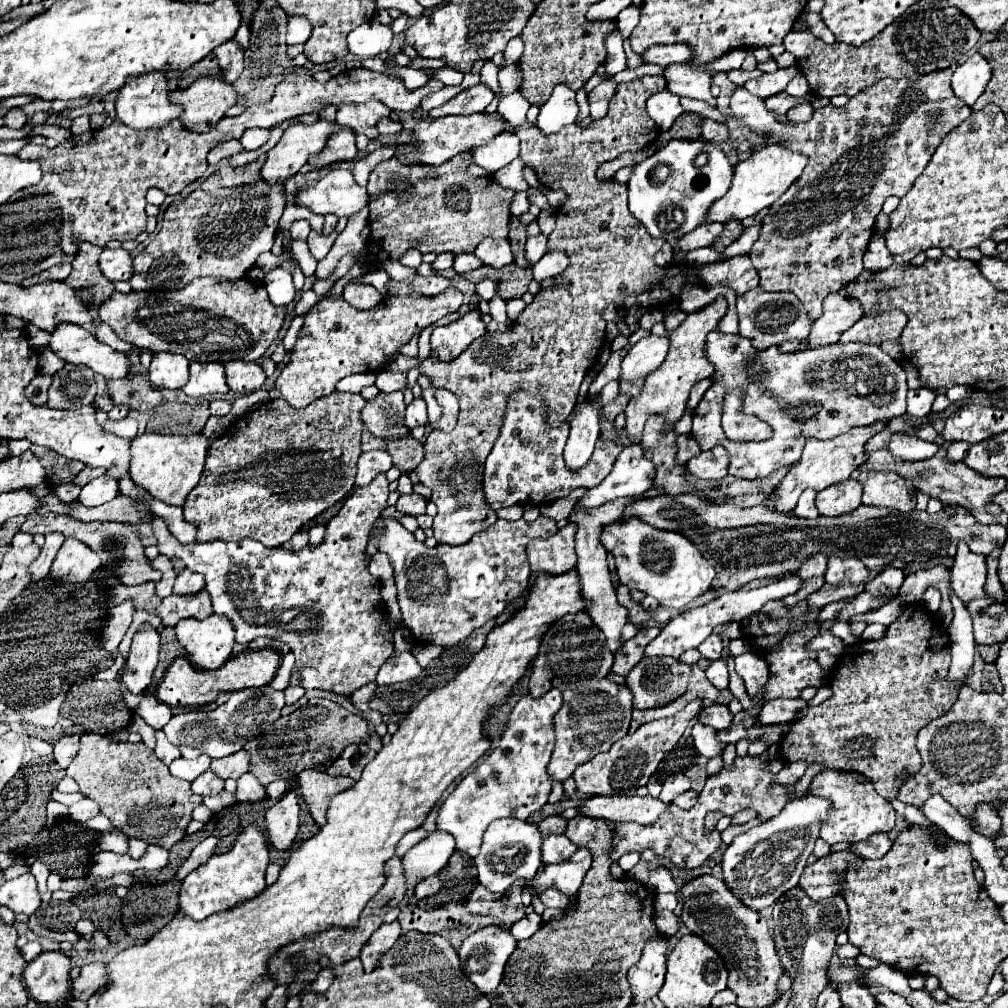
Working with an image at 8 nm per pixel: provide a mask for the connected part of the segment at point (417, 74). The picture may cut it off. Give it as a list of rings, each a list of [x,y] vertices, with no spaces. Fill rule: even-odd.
[[[387,57],[387,59],[385,59],[385,65],[403,79],[407,91],[425,85],[427,79],[429,79],[429,77],[425,75],[425,71],[417,71],[417,69],[411,69],[411,67],[401,67],[401,65],[397,65],[397,63],[393,61],[393,57]]]

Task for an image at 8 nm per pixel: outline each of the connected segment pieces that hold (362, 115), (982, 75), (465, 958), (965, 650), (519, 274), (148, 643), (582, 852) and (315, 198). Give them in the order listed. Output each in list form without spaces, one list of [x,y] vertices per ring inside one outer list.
[[[367,101],[367,103],[343,103],[337,105],[337,121],[343,127],[353,129],[355,133],[363,133],[369,139],[379,137],[377,121],[383,117],[389,117],[391,109],[383,105],[381,101]]]
[[[973,55],[955,69],[951,87],[955,95],[959,95],[969,107],[972,107],[985,91],[989,77],[991,77],[991,65],[981,55]]]
[[[497,925],[483,927],[483,929],[471,933],[469,937],[465,937],[465,941],[461,943],[461,949],[459,949],[461,969],[471,979],[471,983],[475,983],[479,993],[489,995],[499,985],[499,981],[503,977],[503,967],[505,967],[509,955],[513,953],[513,949],[515,949],[515,939],[509,935],[507,929],[497,927]]]
[[[949,585],[949,595],[953,603],[953,621],[947,627],[949,633],[949,647],[951,647],[951,667],[949,667],[949,679],[951,681],[967,681],[967,675],[973,665],[973,627],[971,627],[971,615],[967,613],[967,607],[963,601],[959,601]]]
[[[515,263],[503,267],[503,269],[493,269],[487,265],[479,267],[462,275],[471,279],[473,283],[479,283],[485,279],[493,279],[497,282],[497,293],[501,299],[509,300],[511,297],[521,297],[527,291],[527,285],[531,283],[533,275],[531,269],[521,269]]]
[[[143,625],[143,629],[133,635],[133,643],[127,657],[127,671],[123,673],[123,681],[131,693],[141,693],[151,683],[151,675],[157,667],[157,657],[159,657],[159,631],[151,625]]]
[[[579,847],[571,859],[557,865],[545,865],[543,875],[527,883],[533,887],[535,893],[541,893],[547,887],[555,885],[565,895],[571,895],[571,893],[577,893],[577,889],[581,887],[589,867],[591,867],[591,851],[589,847]]]
[[[329,171],[315,185],[311,185],[311,187],[307,187],[307,185],[305,187],[299,187],[295,191],[293,203],[299,205],[299,207],[307,207],[309,211],[319,213],[319,215],[333,213],[337,217],[349,217],[349,215],[361,211],[369,203],[369,193],[355,183],[351,171]]]

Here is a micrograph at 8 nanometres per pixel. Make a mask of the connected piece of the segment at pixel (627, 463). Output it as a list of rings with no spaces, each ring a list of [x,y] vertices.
[[[625,445],[611,473],[603,479],[601,485],[589,489],[579,499],[579,505],[591,509],[615,501],[619,497],[641,497],[653,487],[653,481],[655,481],[655,467],[645,457],[643,447]]]

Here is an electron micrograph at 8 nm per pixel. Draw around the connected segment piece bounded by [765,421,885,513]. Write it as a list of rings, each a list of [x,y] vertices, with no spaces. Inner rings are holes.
[[[879,421],[879,423],[873,423],[873,425],[867,425],[867,427],[855,427],[847,433],[841,433],[839,437],[833,437],[833,439],[813,439],[809,437],[807,443],[805,443],[805,449],[803,449],[803,455],[801,459],[791,465],[789,473],[785,475],[785,479],[779,483],[779,487],[765,499],[765,505],[771,509],[771,511],[783,511],[783,513],[789,513],[795,509],[797,505],[797,499],[801,495],[803,489],[807,487],[815,487],[815,491],[821,491],[829,485],[835,485],[835,483],[841,483],[845,479],[849,479],[849,475],[861,465],[865,463],[865,441],[869,437],[873,437],[875,433],[879,433],[881,429],[885,427],[885,421]]]

